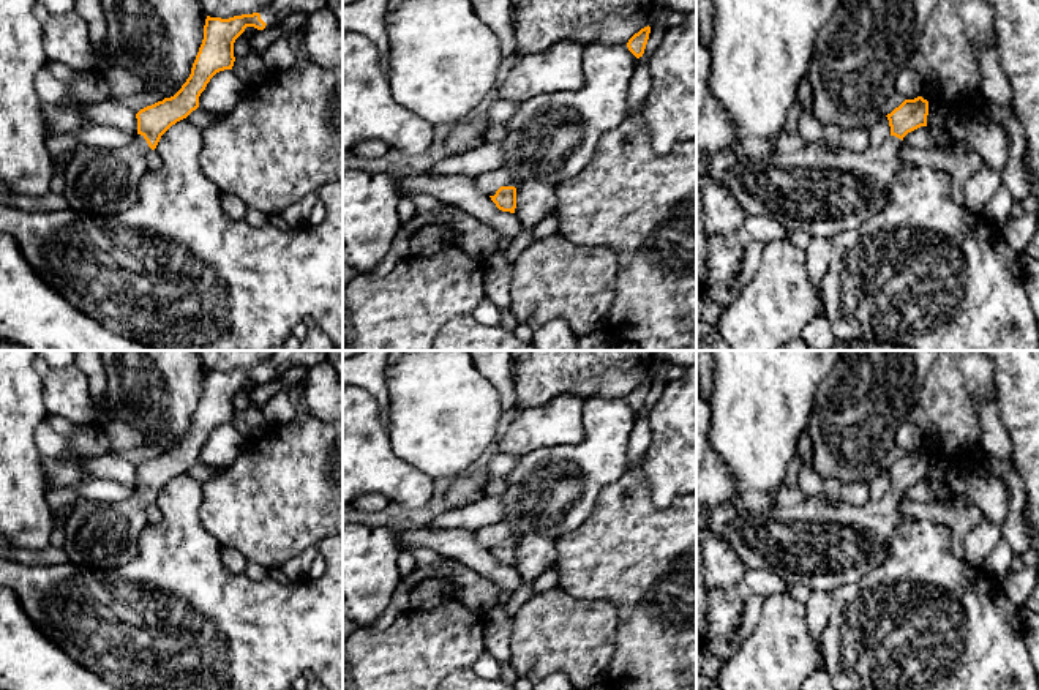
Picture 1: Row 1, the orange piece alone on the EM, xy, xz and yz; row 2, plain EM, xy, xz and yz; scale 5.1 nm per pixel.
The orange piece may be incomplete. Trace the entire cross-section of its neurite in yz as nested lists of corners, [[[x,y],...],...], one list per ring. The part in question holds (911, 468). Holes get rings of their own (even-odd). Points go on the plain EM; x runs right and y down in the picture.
[[[905,453],[886,469],[891,489],[880,501],[856,507],[842,499],[831,501],[823,493],[796,507],[775,504],[767,510],[741,510],[730,501],[709,512],[706,527],[723,537],[748,570],[771,572],[780,576],[788,589],[804,584],[812,592],[832,592],[856,583],[886,559],[891,535],[906,521],[898,512],[903,491],[927,480],[927,469],[927,453]]]

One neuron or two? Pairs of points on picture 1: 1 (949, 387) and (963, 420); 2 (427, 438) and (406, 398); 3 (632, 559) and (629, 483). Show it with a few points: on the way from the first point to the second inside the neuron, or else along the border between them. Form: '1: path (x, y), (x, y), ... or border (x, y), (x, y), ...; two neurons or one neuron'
1: path (951, 395), (951, 408), (956, 412); one neuron
2: path (427, 428), (427, 419), (416, 408); one neuron
3: path (632, 540), (632, 502); one neuron

